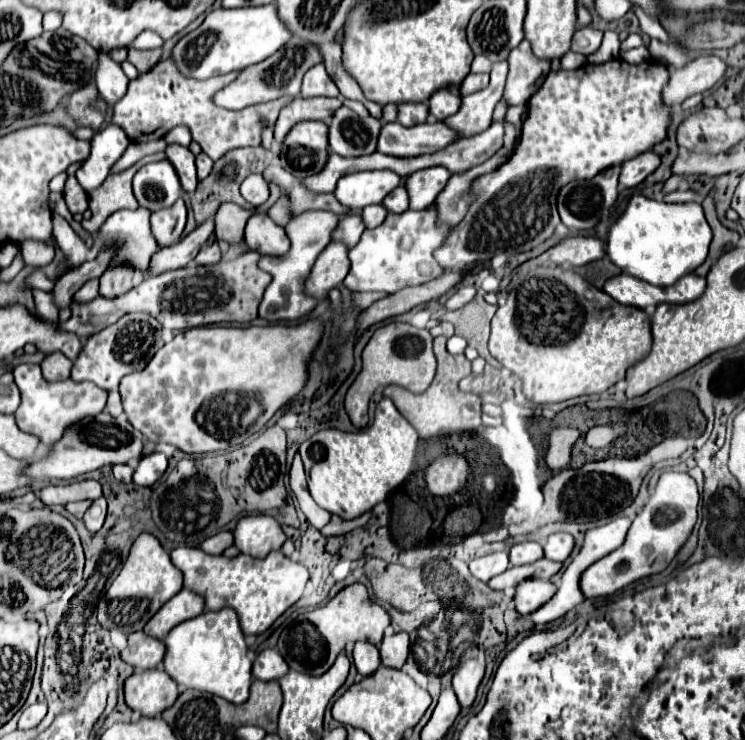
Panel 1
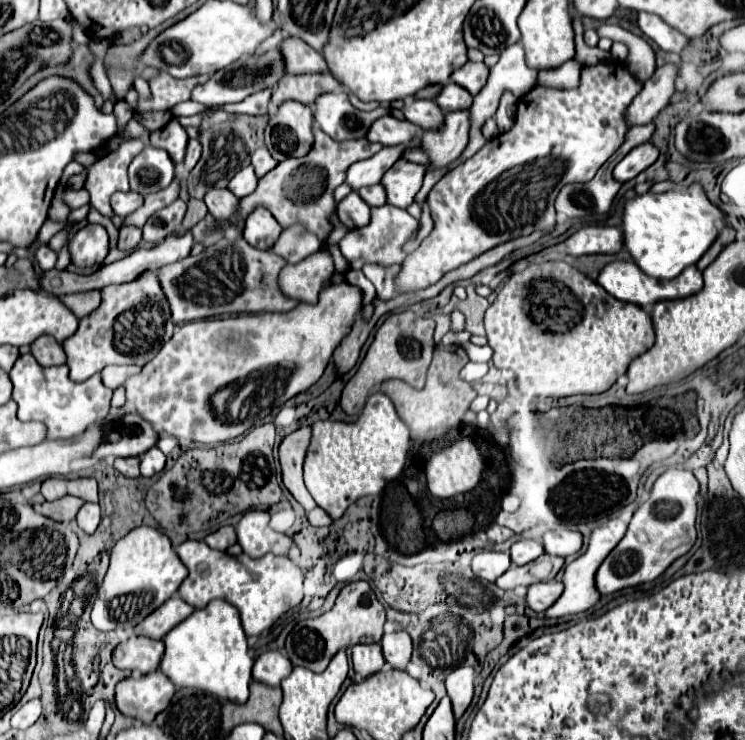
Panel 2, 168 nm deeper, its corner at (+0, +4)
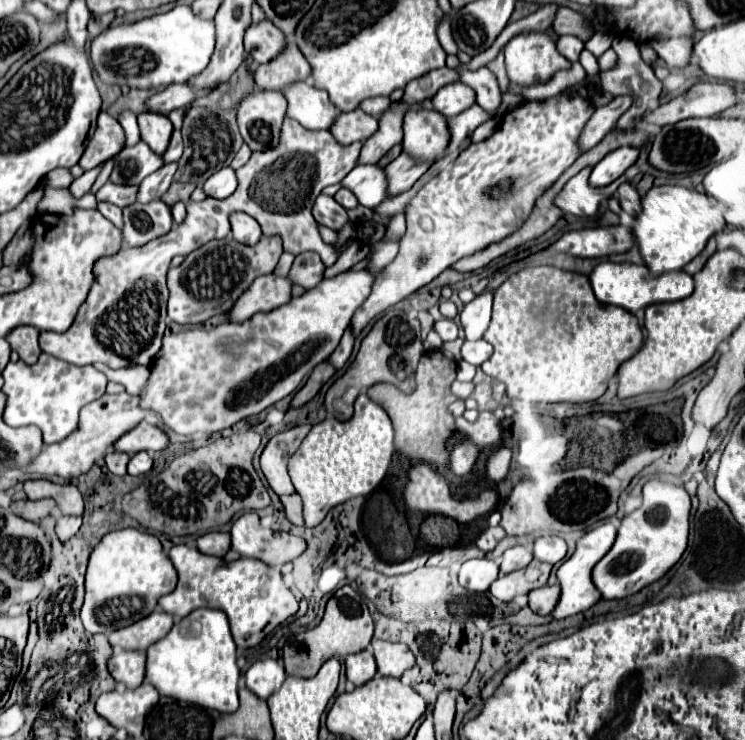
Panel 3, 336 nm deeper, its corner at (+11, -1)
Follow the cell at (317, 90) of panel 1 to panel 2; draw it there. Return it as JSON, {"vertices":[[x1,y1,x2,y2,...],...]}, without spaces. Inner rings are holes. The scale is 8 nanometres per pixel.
{"vertices":[[285,37,279,45,287,73,321,73,327,71,327,63,321,53,311,49,299,37]]}

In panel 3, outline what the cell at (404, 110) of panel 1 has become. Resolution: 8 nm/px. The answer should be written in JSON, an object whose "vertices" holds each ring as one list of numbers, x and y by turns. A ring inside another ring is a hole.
{"vertices":[[408,110,404,114,404,152,418,160,438,160,448,148,446,118,434,110]]}

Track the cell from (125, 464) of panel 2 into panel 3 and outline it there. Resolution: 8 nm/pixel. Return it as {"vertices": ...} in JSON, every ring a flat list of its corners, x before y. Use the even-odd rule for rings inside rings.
{"vertices":[[110,452,110,454,104,456,104,460,106,460,106,466,108,466,108,470,110,470,112,474,116,474,116,476,126,476,126,464,128,464,128,460,130,460,128,454]]}

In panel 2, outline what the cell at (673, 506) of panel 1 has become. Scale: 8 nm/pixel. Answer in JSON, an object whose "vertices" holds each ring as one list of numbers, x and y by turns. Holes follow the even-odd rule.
{"vertices":[[667,469,653,485,651,497,635,511,621,543,609,553,597,571,597,589,603,595,657,579,675,559,685,555,695,539,699,483,689,469]]}

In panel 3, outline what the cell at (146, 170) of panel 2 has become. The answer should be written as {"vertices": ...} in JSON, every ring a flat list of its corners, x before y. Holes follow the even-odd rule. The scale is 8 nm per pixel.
{"vertices":[[144,142,124,148,114,160,116,162,114,162,110,182,126,184,126,186,140,186,140,182,148,174,152,174,152,172,160,170,160,166,164,166,162,156,154,154]]}

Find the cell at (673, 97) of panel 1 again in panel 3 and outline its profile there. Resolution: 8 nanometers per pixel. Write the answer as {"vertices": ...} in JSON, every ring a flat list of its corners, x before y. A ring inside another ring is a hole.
{"vertices":[[616,96,606,106,600,106,594,112,594,116,588,120,584,134,580,136,580,146,584,150,590,150,592,146,600,144,600,138,604,138,604,134,612,132,612,128,616,126,620,116,632,106,632,102,634,102,632,96]]}

